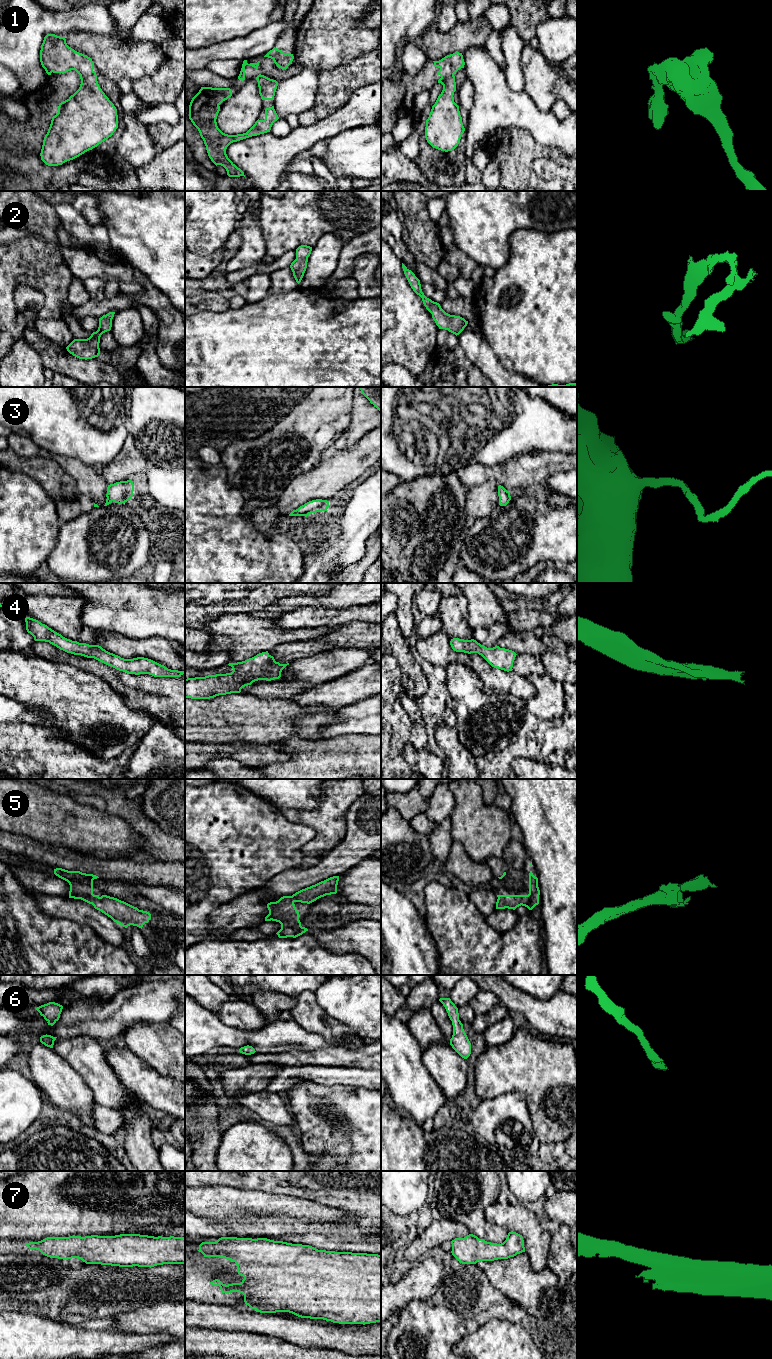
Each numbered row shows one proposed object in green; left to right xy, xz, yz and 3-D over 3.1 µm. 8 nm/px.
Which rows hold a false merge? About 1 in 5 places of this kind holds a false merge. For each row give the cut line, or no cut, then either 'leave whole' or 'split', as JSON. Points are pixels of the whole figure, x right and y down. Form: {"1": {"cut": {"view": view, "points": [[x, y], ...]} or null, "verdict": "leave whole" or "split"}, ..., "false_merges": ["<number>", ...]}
{"1": {"cut": null, "verdict": "leave whole"}, "2": {"cut": null, "verdict": "leave whole"}, "3": {"cut": null, "verdict": "leave whole"}, "4": {"cut": null, "verdict": "leave whole"}, "5": {"cut": null, "verdict": "leave whole"}, "6": {"cut": null, "verdict": "leave whole"}, "7": {"cut": null, "verdict": "leave whole"}, "false_merges": []}

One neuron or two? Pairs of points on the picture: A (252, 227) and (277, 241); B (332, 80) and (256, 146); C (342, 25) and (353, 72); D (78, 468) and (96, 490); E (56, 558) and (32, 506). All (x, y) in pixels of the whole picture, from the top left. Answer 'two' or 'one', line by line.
A: two
B: two
C: two
D: one
E: two

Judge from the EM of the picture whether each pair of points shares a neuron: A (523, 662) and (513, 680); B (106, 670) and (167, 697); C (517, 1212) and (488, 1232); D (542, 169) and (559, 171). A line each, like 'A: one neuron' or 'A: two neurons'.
A: two neurons
B: one neuron
C: two neurons
D: one neuron

